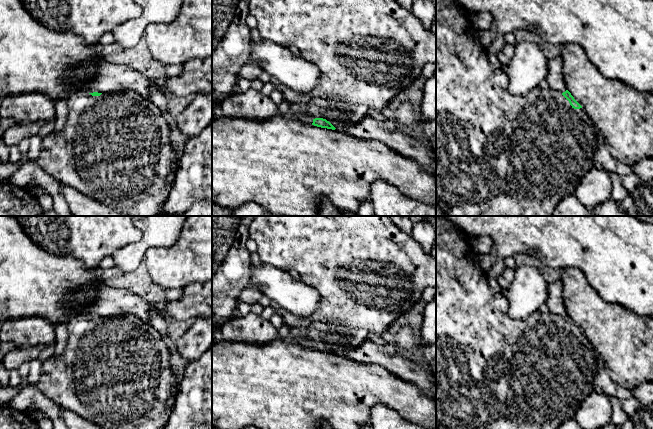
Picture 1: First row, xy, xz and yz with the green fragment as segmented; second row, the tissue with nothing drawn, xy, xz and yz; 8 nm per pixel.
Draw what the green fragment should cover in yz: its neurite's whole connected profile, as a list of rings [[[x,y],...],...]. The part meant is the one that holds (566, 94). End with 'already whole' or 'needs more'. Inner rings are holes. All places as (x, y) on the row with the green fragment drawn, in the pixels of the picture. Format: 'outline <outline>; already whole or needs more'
outline [[[436,0],[436,204],[440,207],[444,216],[553,216],[557,205],[568,195],[574,194],[576,188],[584,176],[594,168],[595,153],[597,151],[596,136],[597,128],[589,118],[586,111],[566,90],[563,93],[556,92],[550,88],[541,89],[535,87],[529,94],[521,96],[511,94],[509,91],[509,77],[505,69],[495,68],[488,60],[488,52],[476,40],[476,28],[468,15],[454,0]]]; needs more

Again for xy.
outline [[[76,90],[66,102],[68,113],[64,128],[42,138],[40,155],[34,162],[60,183],[126,216],[162,216],[170,193],[169,178],[178,172],[179,163],[170,143],[169,125],[160,108],[133,91],[88,93]]]; needs more

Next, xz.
outline [[[250,0],[249,14],[256,18],[257,31],[261,38],[284,46],[295,46],[302,58],[318,67],[320,80],[317,87],[307,94],[310,101],[290,102],[288,115],[304,124],[335,130],[330,120],[356,123],[368,116],[369,110],[383,110],[397,94],[407,89],[415,79],[422,75],[423,67],[427,63],[436,64],[436,34],[426,30],[422,22],[411,11],[395,0]]]; needs more

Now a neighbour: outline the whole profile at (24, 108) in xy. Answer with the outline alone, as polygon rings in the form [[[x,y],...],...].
[[[24,93],[2,97],[0,118],[11,118],[14,126],[56,118],[55,102],[43,93]]]

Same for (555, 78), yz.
[[[561,56],[553,59],[548,59],[548,75],[546,77],[549,88],[563,93],[566,89],[566,83],[563,73],[563,61]]]

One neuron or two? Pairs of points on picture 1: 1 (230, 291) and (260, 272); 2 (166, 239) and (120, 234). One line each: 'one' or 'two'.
1: two
2: two

